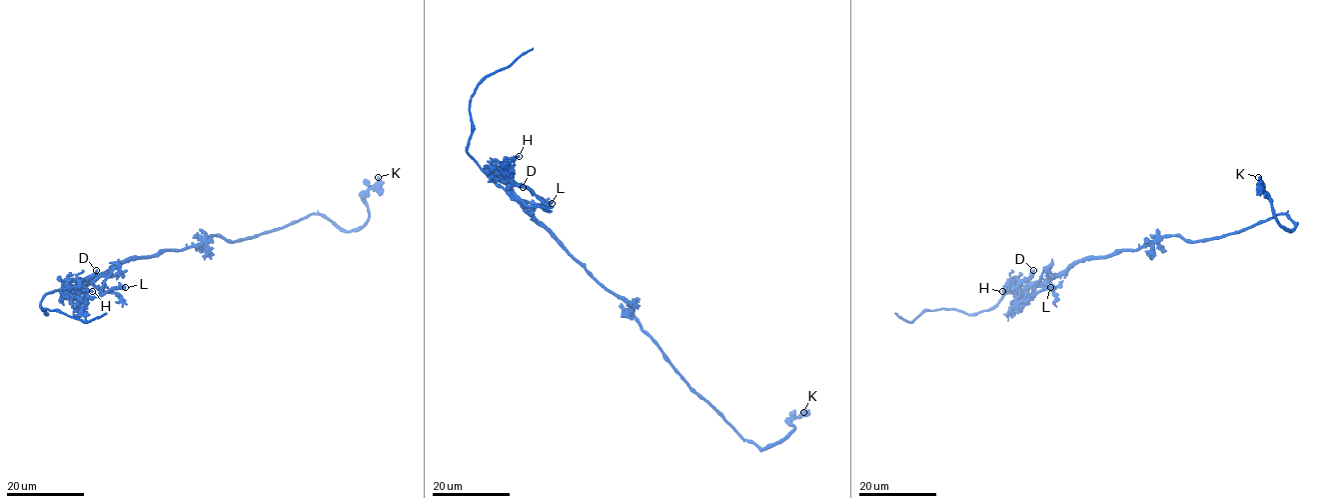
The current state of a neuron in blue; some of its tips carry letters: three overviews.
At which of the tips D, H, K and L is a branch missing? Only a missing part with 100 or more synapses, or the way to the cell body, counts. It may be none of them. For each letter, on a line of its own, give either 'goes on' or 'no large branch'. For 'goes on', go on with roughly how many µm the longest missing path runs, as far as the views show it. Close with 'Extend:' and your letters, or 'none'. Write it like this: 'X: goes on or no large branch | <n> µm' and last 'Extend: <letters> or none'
D: no large branch
H: no large branch
K: no large branch
L: no large branch
Extend: none

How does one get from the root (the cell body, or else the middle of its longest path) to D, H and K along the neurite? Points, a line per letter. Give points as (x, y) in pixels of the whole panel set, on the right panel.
D: (1129, 250), (1084, 257), (1044, 282), (1029, 282), (1026, 280), (1033, 270)
H: (1129, 250), (1116, 250), (1104, 256), (1087, 256), (1044, 282), (1021, 282), (1002, 291)
K: (1129, 250), (1169, 236), (1217, 239), (1278, 215), (1293, 222), (1290, 231), (1276, 220), (1258, 177)

